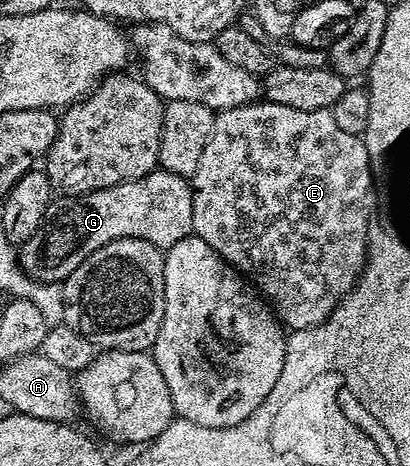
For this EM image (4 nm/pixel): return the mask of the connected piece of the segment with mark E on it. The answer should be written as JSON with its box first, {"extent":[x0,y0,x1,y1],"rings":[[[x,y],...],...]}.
{"extent":[189,101,372,331],"rings":[[[256,101],[218,112],[213,125],[213,133],[209,137],[209,145],[205,145],[205,153],[201,153],[201,165],[197,165],[197,173],[189,182],[193,197],[192,232],[198,235],[201,241],[205,241],[205,245],[209,245],[226,263],[231,264],[240,275],[246,277],[258,288],[262,298],[275,312],[284,328],[300,331],[324,323],[331,316],[336,305],[355,288],[355,282],[359,280],[359,274],[362,273],[363,266],[367,264],[367,234],[372,221],[369,211],[363,207],[355,206],[370,191],[372,194],[372,165],[367,146],[363,144],[362,138],[353,133],[345,133],[334,121],[332,110],[289,109],[289,105]]]}

